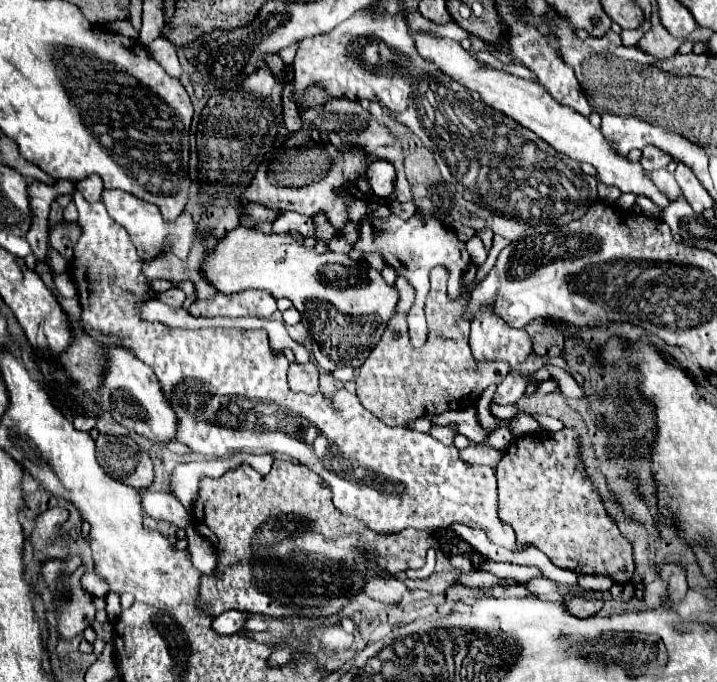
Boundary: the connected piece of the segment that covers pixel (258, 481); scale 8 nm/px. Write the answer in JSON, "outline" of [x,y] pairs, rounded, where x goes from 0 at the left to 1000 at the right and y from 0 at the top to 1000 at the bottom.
{"outline":[[[382,673],[379,679],[379,691],[374,696],[365,696],[360,694],[357,688],[351,688],[346,679],[338,679],[332,682],[329,688],[318,688],[310,699],[304,702],[296,702],[296,699],[285,699],[279,705],[279,720],[276,720],[276,732],[273,732],[273,740],[279,746],[279,755],[271,755],[271,758],[282,758],[276,767],[273,767],[273,779],[290,790],[298,802],[301,802],[301,811],[304,811],[304,831],[298,840],[293,843],[282,843],[279,849],[279,864],[276,864],[276,893],[293,905],[301,905],[304,899],[315,899],[321,893],[338,893],[340,899],[365,899],[365,902],[377,902],[377,905],[399,905],[399,902],[421,902],[421,905],[455,905],[455,902],[469,902],[477,896],[477,890],[485,884],[485,878],[497,870],[502,870],[502,864],[508,861],[508,840],[510,840],[510,826],[508,820],[502,817],[499,805],[513,805],[519,811],[527,811],[527,820],[524,826],[538,834],[541,840],[558,840],[558,837],[566,837],[566,834],[586,834],[591,831],[594,826],[594,808],[600,802],[611,802],[608,790],[605,790],[605,782],[603,779],[580,779],[580,776],[563,776],[561,782],[547,782],[547,784],[527,784],[527,782],[516,782],[516,776],[510,776],[502,764],[494,764],[494,758],[483,758],[477,752],[471,752],[471,746],[466,746],[466,738],[463,738],[463,729],[460,729],[460,717],[452,714],[444,702],[441,694],[435,694],[427,682],[421,679],[410,679],[410,676],[402,676],[402,673]]]}

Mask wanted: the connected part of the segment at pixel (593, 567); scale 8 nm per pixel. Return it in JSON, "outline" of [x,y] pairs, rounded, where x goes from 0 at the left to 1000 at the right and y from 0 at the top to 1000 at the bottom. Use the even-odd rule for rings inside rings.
{"outline":[[[798,629],[784,632],[756,632],[742,641],[720,644],[697,673],[692,685],[695,699],[695,758],[709,767],[720,782],[720,808],[731,808],[736,802],[748,802],[764,814],[764,820],[781,831],[801,837],[806,843],[842,843],[854,846],[856,855],[873,858],[881,849],[884,826],[881,826],[881,802],[865,784],[854,761],[842,752],[837,729],[823,714],[815,682],[806,670],[803,652],[809,641]]]}

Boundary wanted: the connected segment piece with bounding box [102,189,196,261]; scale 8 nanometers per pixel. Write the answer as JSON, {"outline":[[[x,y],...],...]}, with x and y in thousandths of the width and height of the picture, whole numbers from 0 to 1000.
{"outline":[[[153,277],[153,280],[145,280],[142,286],[142,295],[153,312],[153,318],[167,327],[184,348],[184,356],[190,359],[192,365],[192,374],[195,380],[206,383],[206,380],[215,380],[223,368],[223,362],[232,356],[232,353],[240,353],[243,356],[243,374],[251,377],[251,380],[259,380],[262,368],[265,368],[265,359],[268,359],[268,348],[271,348],[271,339],[273,339],[273,327],[268,327],[265,315],[262,312],[254,312],[248,318],[245,327],[232,327],[220,309],[218,301],[201,295],[201,292],[192,292],[190,286],[181,286],[179,280],[170,280],[170,277]]]}

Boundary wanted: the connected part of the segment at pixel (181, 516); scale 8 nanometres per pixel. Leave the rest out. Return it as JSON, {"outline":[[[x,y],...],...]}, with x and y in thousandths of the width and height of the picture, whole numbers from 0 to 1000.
{"outline":[[[209,717],[192,720],[198,726],[198,749],[218,764],[232,764],[248,776],[259,776],[265,752],[248,738],[240,723],[215,723]]]}

